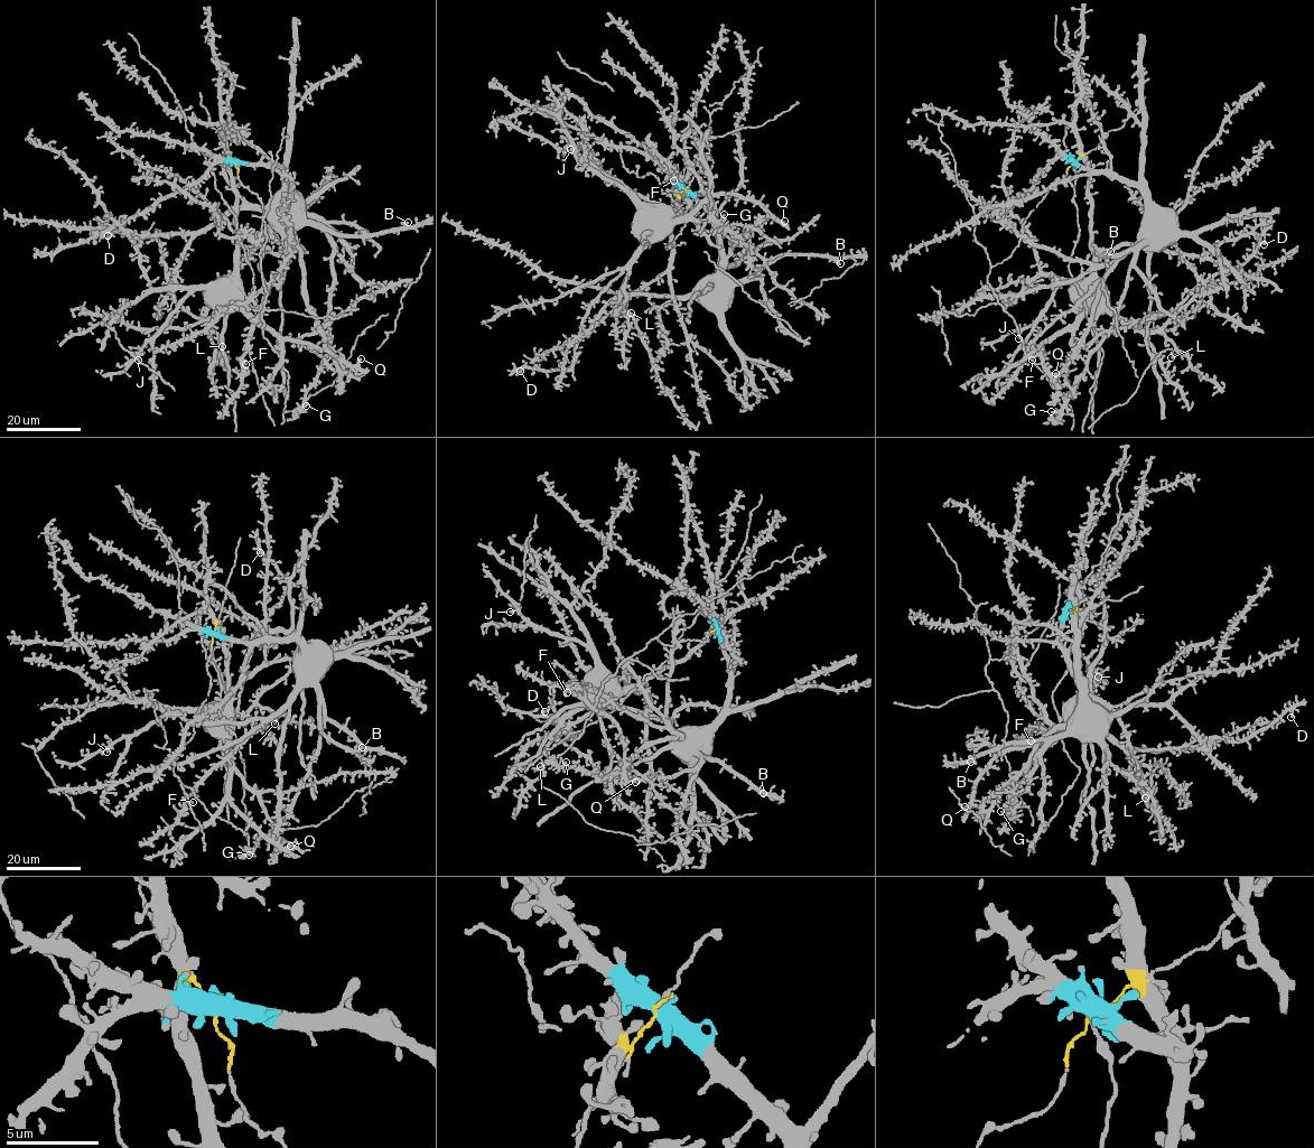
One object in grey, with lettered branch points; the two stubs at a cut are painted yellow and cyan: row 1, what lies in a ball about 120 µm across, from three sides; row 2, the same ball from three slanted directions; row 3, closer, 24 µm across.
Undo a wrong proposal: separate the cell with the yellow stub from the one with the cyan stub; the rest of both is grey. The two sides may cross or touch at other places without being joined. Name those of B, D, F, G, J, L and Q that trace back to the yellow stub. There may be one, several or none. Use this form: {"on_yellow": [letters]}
{"on_yellow": ["D", "J", "L", "Q"]}

